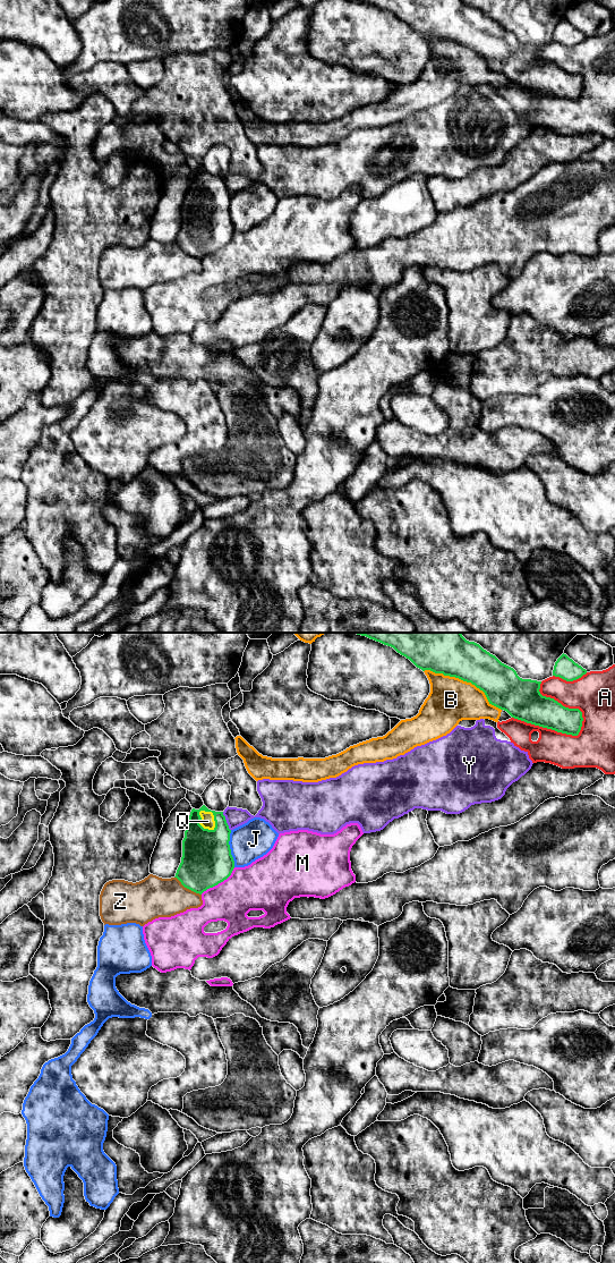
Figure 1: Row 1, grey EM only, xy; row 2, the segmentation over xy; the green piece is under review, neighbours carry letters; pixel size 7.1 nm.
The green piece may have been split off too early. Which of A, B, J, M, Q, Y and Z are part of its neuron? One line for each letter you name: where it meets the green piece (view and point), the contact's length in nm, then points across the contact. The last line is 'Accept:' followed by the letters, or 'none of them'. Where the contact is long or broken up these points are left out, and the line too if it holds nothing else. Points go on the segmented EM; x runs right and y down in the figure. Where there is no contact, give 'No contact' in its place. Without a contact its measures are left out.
Q: Touches green at xy (214, 816). Shared border 180 nm. Path across: xy (205, 850), (214, 816), (207, 821)
Accept: Q

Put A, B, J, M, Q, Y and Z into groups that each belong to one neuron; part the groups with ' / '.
A / B / J / M / Q / Y / Z

